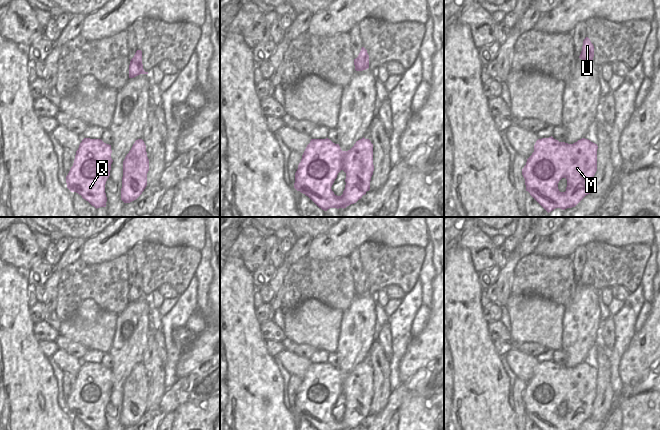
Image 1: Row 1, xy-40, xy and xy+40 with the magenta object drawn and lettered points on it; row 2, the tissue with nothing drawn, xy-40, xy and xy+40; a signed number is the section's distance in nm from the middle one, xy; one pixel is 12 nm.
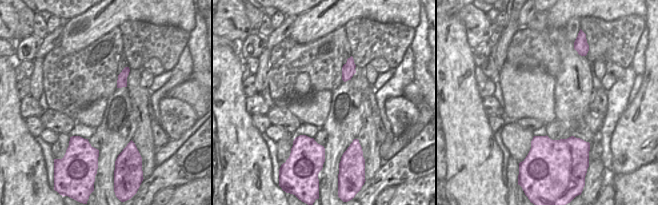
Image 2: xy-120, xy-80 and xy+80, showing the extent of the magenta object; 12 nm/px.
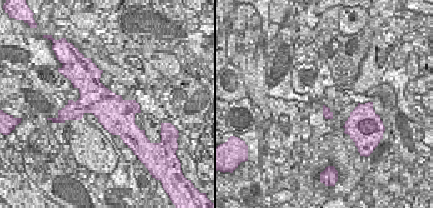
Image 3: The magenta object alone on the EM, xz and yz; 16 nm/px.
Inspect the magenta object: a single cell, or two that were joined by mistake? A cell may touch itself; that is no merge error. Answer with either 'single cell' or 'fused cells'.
single cell

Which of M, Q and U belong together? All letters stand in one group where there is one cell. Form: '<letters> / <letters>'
M Q U

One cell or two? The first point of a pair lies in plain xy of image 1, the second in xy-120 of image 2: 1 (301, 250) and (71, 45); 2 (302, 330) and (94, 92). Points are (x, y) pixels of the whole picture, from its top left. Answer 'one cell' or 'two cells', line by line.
1: two cells
2: two cells

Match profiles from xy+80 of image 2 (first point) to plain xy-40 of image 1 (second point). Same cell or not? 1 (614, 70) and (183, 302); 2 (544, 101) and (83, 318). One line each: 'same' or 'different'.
1: different
2: same

